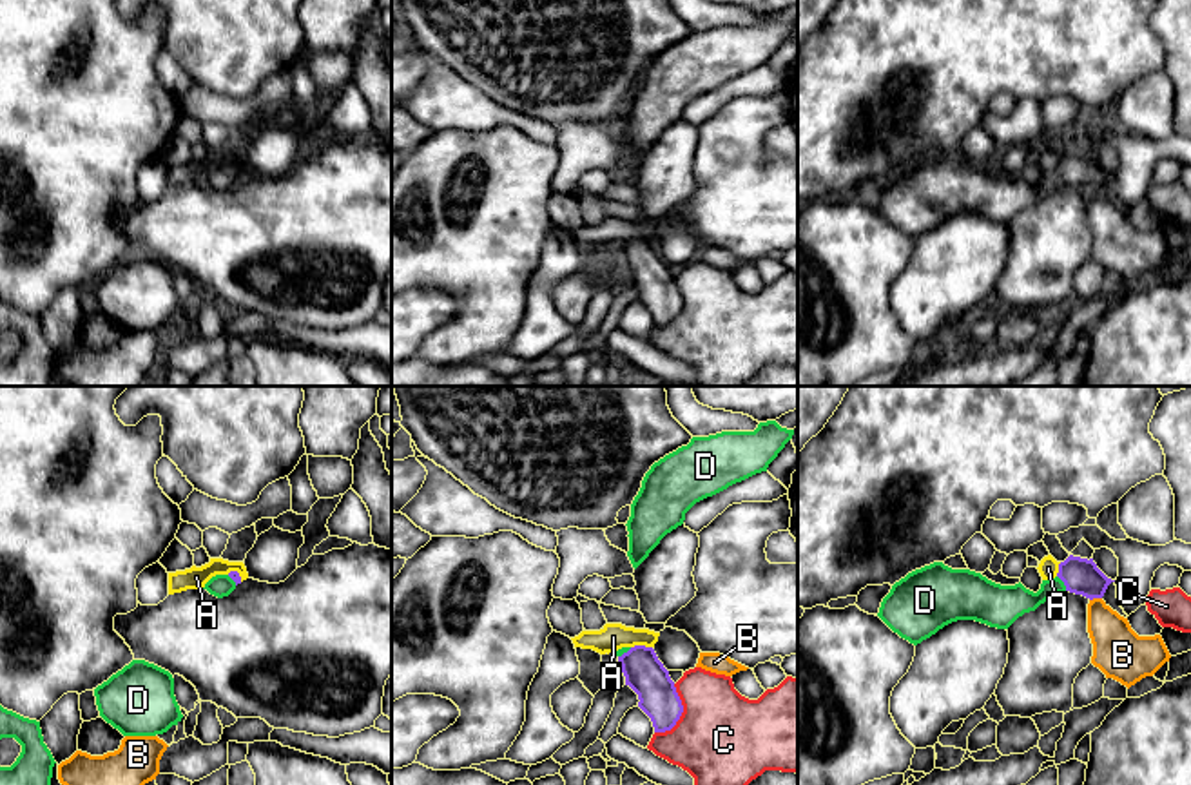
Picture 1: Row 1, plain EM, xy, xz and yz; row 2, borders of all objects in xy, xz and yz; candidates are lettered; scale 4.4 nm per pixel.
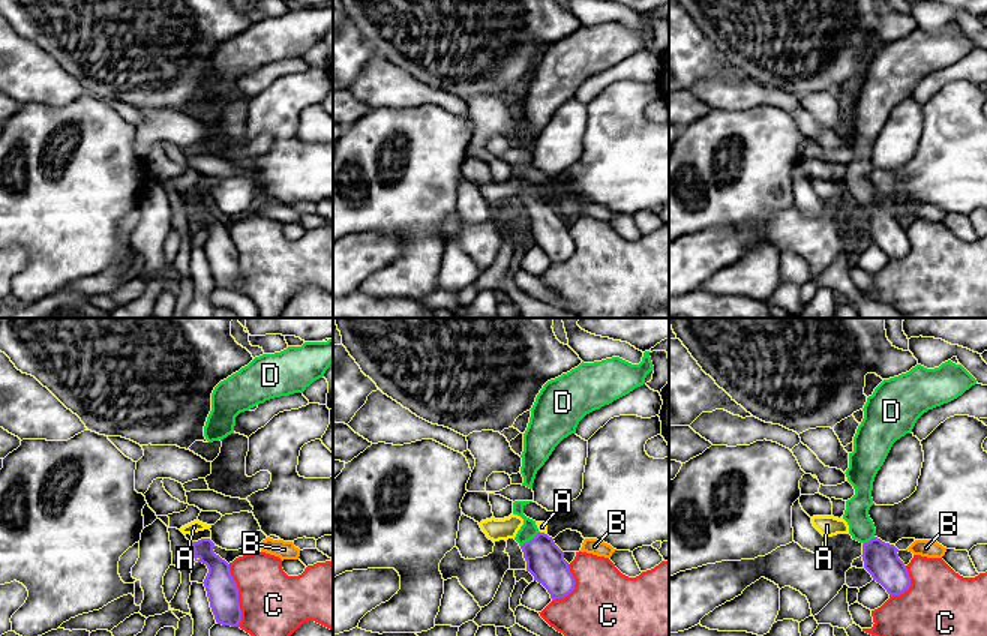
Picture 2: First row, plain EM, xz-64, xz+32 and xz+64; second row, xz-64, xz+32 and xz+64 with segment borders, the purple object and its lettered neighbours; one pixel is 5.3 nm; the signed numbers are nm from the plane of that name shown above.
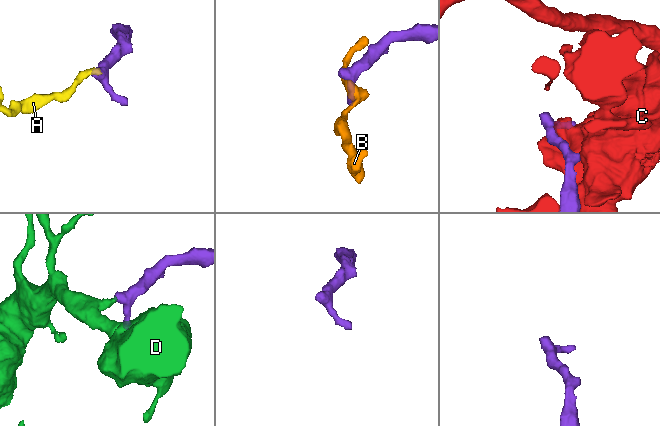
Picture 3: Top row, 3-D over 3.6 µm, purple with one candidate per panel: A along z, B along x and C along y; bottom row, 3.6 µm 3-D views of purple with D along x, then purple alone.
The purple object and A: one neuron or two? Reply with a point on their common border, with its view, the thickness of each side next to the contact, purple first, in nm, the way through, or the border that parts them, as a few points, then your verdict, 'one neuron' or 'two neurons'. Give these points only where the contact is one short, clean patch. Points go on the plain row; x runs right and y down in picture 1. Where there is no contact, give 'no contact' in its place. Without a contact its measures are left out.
meets purple in xz at (640, 240); 180 nm thick on the purple side, 120 nm on the other; border along xz (651, 240), (631, 242); two neurons

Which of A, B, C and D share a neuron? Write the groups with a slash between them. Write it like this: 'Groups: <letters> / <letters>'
Groups: A / B / C / D

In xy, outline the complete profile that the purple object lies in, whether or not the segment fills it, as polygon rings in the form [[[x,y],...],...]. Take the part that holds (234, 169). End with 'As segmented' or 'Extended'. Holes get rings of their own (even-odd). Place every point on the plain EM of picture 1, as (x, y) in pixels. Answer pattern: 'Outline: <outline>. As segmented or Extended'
Outline: [[[230,165],[228,169],[216,169],[212,170],[203,183],[210,189],[223,192],[228,190],[236,179],[241,178],[241,170],[237,165]]]. Extended

